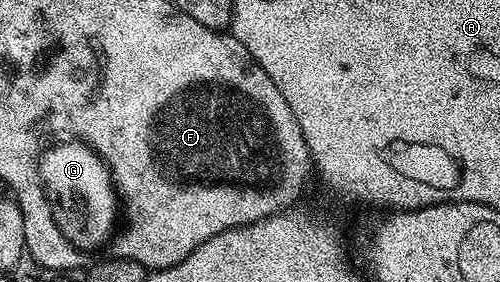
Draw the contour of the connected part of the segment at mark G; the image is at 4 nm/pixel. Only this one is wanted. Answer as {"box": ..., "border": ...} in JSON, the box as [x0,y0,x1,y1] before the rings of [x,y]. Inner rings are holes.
{"box":[40,141,120,254],"border":[[[62,141],[53,145],[50,145],[49,148],[45,150],[45,152],[42,153],[42,158],[40,161],[40,176],[41,180],[45,184],[46,191],[50,193],[50,195],[57,201],[58,207],[61,209],[66,210],[65,216],[63,212],[63,218],[65,221],[65,218],[67,222],[65,221],[65,229],[66,229],[66,236],[68,238],[68,241],[71,242],[73,246],[75,246],[79,251],[81,251],[83,254],[90,254],[89,252],[93,252],[95,250],[101,249],[109,240],[114,237],[117,225],[115,226],[115,222],[119,220],[119,207],[120,207],[120,197],[117,194],[117,189],[113,183],[113,176],[110,174],[109,167],[106,166],[105,161],[102,159],[101,156],[97,154],[96,151],[94,151],[93,148],[91,148],[89,145],[82,143],[81,141]]]}

